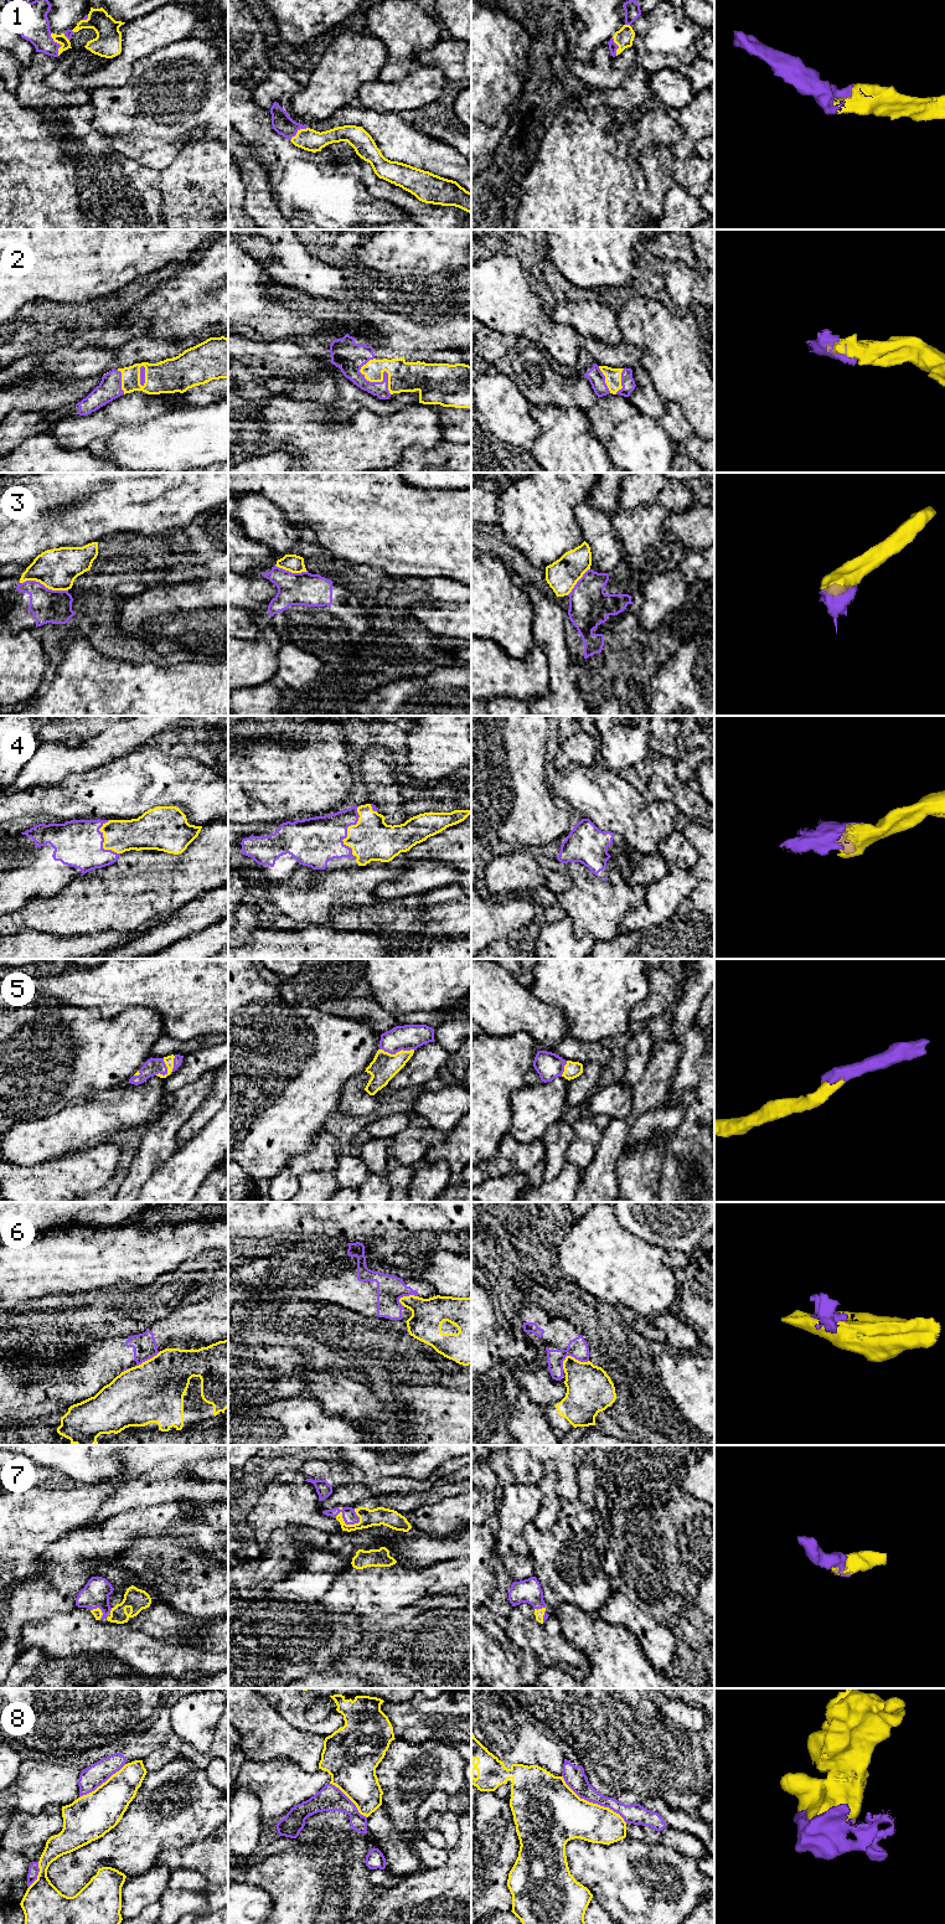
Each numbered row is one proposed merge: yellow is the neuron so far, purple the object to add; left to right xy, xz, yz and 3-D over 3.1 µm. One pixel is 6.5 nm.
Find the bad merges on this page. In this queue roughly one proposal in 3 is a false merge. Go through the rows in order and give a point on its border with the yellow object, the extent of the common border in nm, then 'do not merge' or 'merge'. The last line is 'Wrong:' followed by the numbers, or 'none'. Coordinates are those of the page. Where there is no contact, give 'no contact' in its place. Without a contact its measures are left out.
1: meets yellow in xy at (58, 42); contact 160 nm long; merge
2: meets yellow in xz at (380, 381); contact 280 nm long; merge
3: meets yellow in xy at (44, 584); contact 320 nm long; do not merge
4: meets yellow in xz at (347, 830); contact 360 nm long; merge
5: meets yellow in xz at (397, 1052); contact 220 nm long; merge
6: meets yellow in yz at (571, 1356); contact 190 nm long; do not merge
7: meets yellow in xz at (344, 1522); contact 180 nm long; merge
8: meets yellow in yz at (592, 1803); contact 500 nm long; do not merge
Wrong: 3, 6, 8

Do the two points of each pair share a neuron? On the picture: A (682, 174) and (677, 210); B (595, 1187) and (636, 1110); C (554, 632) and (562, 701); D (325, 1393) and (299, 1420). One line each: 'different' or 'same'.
A: different
B: same
C: same
D: different

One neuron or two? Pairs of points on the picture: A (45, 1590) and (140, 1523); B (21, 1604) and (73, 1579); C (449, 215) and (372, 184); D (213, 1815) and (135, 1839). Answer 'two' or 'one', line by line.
A: one
B: one
C: one
D: one

